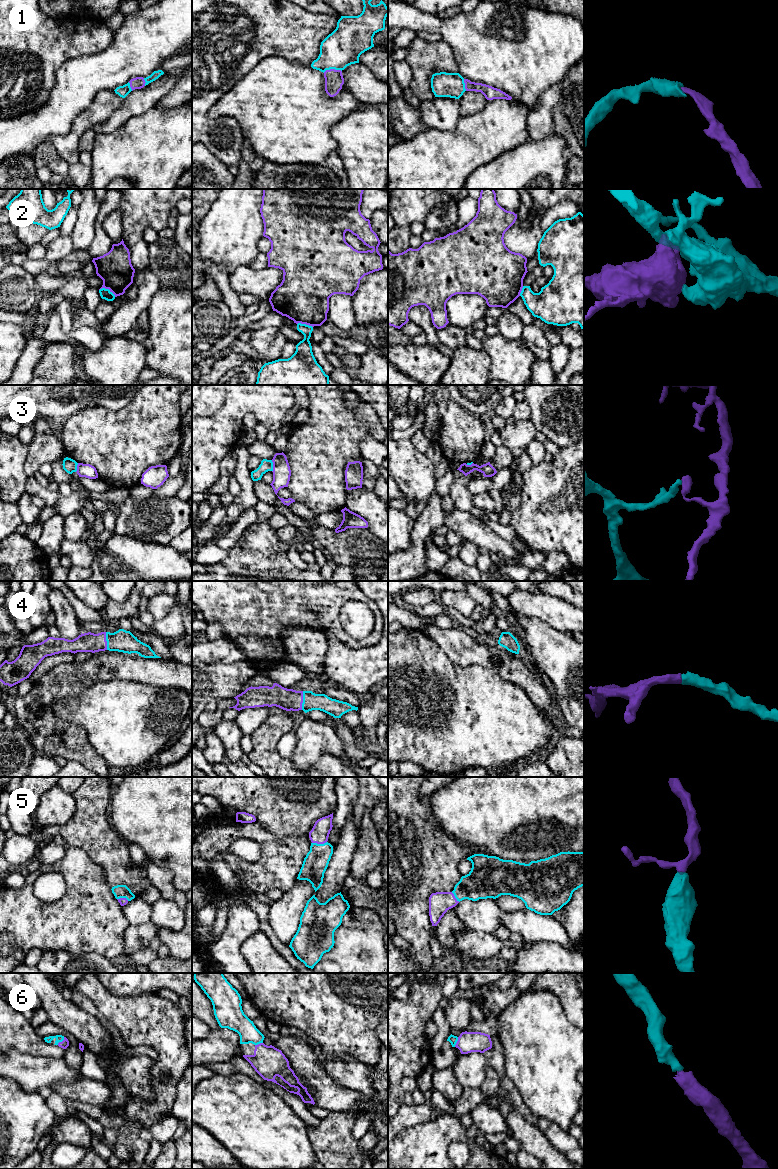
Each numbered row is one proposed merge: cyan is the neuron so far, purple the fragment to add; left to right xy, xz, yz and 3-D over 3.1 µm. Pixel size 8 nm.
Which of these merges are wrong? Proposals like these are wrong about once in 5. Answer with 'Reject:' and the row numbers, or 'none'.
Reject: 2, 3

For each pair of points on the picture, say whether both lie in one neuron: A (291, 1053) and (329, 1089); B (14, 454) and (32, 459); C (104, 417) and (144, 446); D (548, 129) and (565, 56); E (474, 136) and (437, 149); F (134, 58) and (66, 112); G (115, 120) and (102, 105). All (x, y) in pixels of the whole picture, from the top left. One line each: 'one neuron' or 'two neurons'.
A: one neuron
B: two neurons
C: one neuron
D: two neurons
E: one neuron
F: one neuron
G: two neurons

